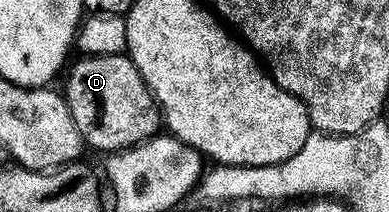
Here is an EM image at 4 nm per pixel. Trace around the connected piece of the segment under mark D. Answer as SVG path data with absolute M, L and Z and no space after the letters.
M128 53L109 55L95 55L78 57L78 62L73 67L68 67L69 75L65 78L63 97L67 108L71 112L71 120L75 120L75 128L79 128L82 143L86 147L94 146L104 152L125 150L128 146L138 146L154 137L162 129L163 119L161 108L153 98L152 92L147 88L139 68L129 59Z

